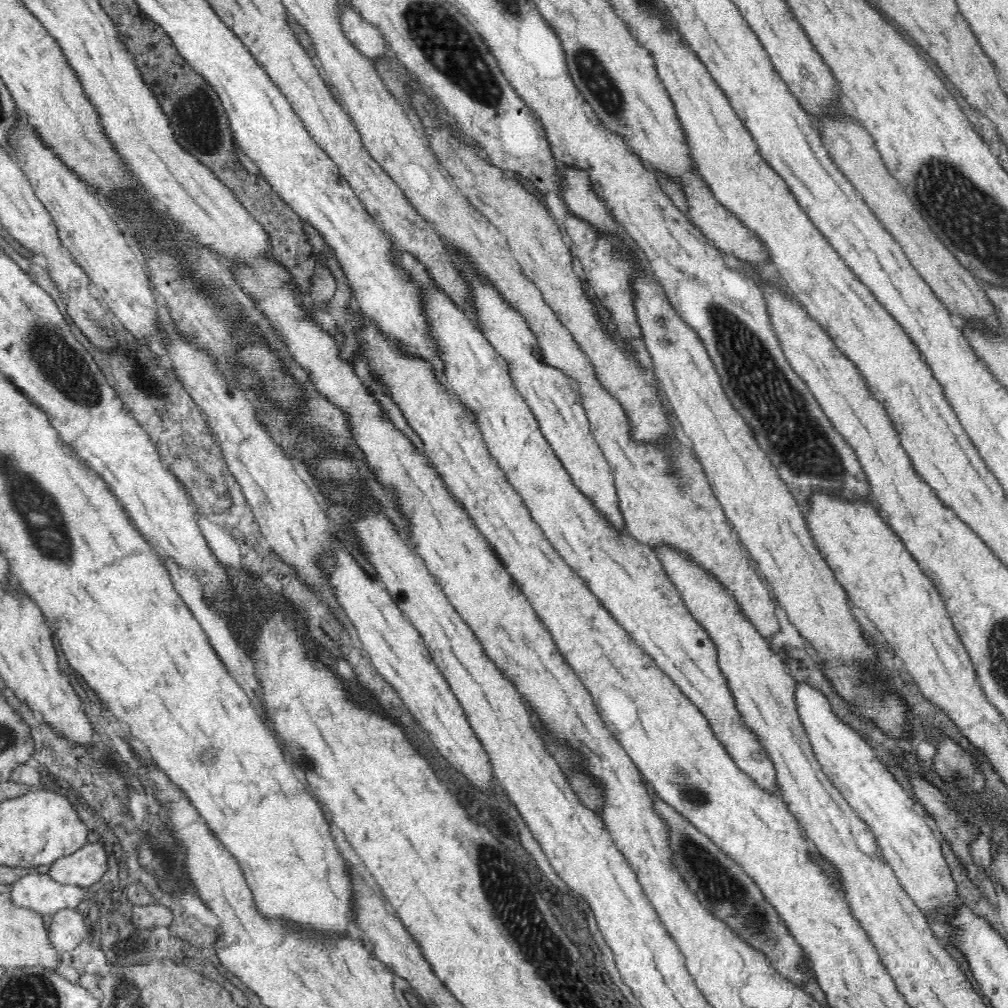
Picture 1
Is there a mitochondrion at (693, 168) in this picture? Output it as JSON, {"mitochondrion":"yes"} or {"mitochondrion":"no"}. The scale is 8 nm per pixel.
{"mitochondrion":"no"}

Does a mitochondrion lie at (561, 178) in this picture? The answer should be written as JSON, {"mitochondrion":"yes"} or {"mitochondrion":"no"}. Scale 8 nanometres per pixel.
{"mitochondrion":"no"}

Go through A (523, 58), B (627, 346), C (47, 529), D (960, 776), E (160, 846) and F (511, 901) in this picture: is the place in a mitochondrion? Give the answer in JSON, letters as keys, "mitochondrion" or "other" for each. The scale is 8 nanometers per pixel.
{"A":"other","B":"other","C":"mitochondrion","D":"mitochondrion","E":"mitochondrion","F":"mitochondrion"}

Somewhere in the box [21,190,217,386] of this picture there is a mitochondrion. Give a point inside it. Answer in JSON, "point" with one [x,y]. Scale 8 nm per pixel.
{"point":[98,326]}

